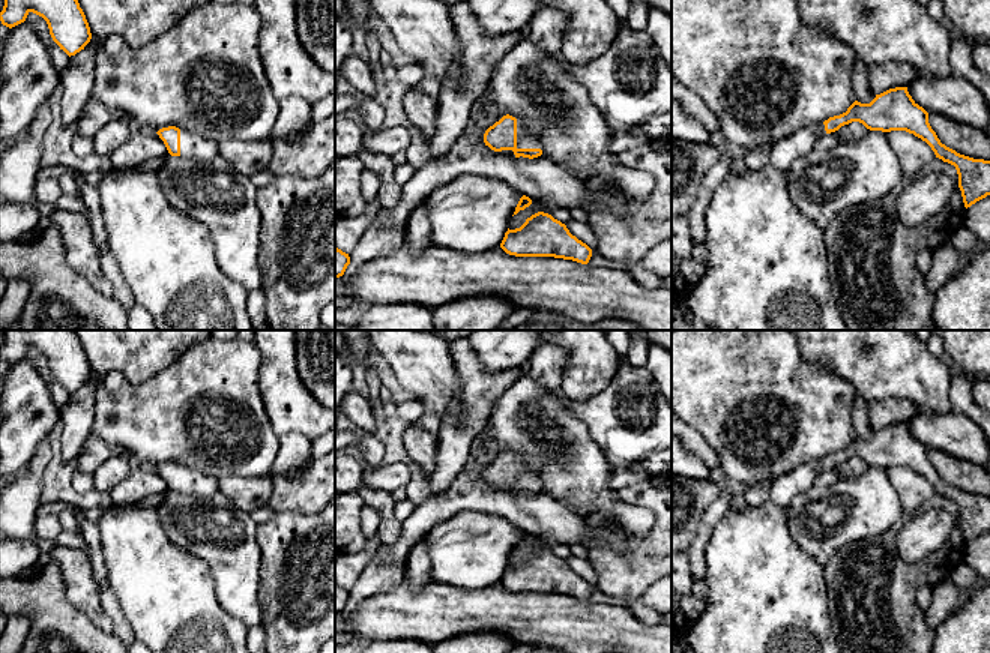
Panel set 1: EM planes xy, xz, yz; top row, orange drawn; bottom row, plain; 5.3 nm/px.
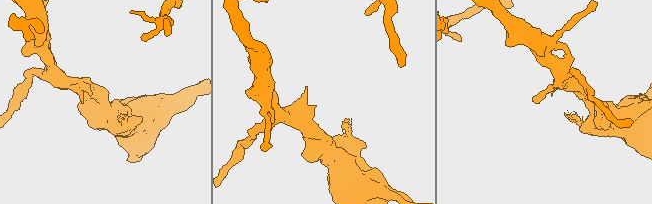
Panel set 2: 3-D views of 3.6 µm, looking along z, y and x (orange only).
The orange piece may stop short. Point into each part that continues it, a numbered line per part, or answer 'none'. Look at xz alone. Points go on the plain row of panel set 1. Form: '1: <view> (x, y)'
1: xz (525, 476)

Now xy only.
1: xy (193, 482)

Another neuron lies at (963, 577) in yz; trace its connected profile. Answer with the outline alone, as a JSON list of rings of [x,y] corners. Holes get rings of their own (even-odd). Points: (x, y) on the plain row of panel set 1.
[[[960,561],[948,578],[957,585],[961,593],[969,593],[981,582],[979,576],[964,561]]]

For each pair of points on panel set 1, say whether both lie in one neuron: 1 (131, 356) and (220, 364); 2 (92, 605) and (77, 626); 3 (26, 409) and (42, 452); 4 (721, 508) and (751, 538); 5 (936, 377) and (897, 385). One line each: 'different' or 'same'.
1: different
2: different
3: different
4: different
5: same

